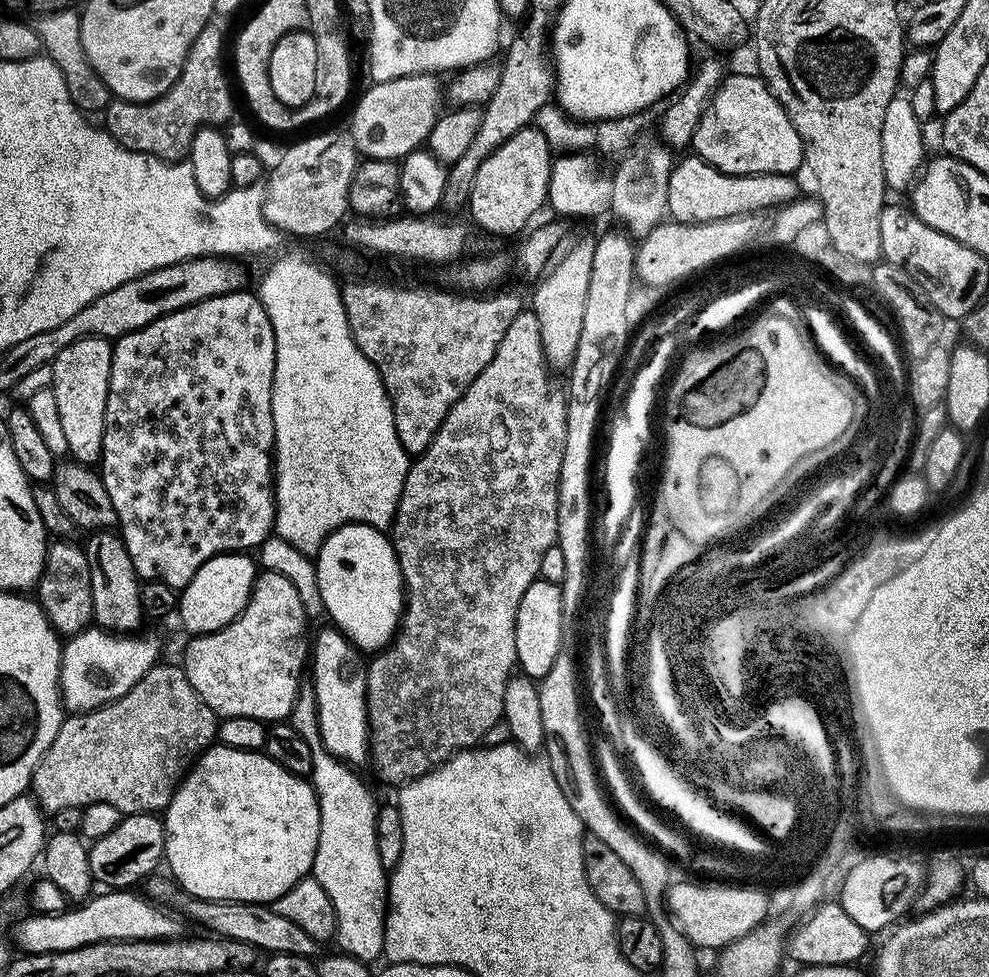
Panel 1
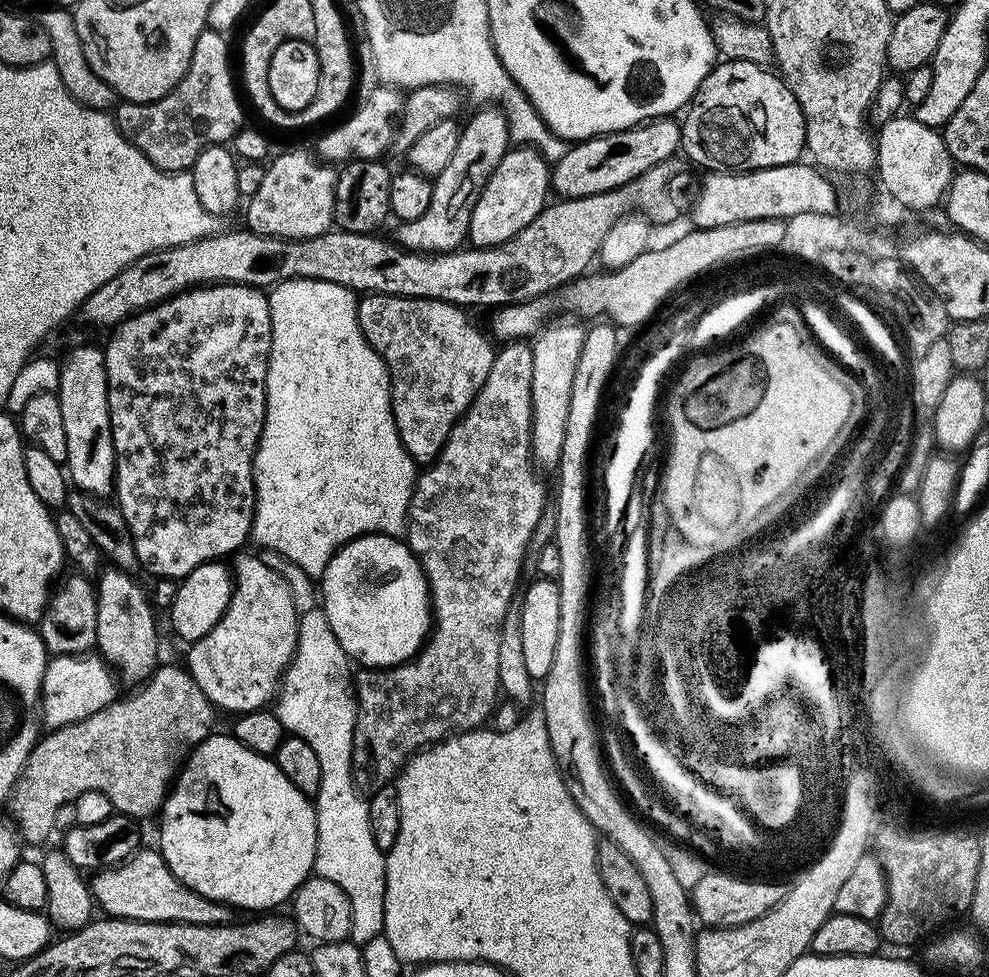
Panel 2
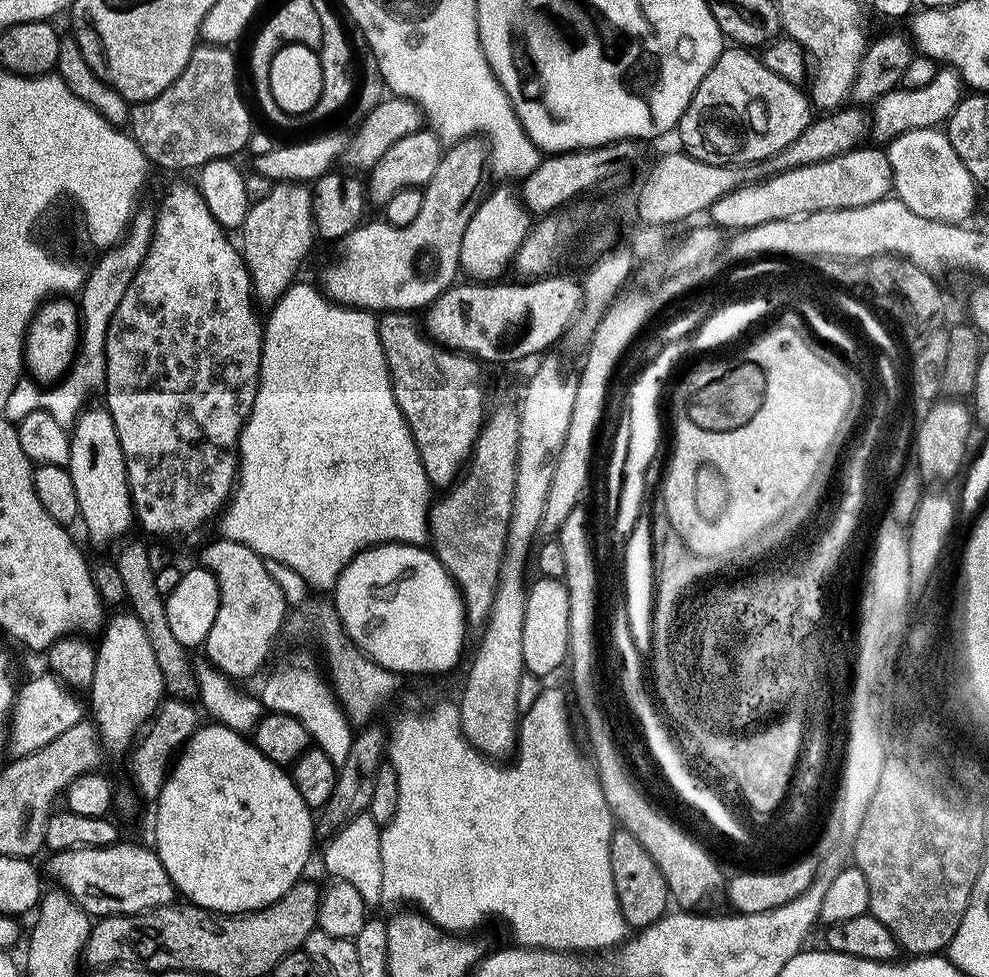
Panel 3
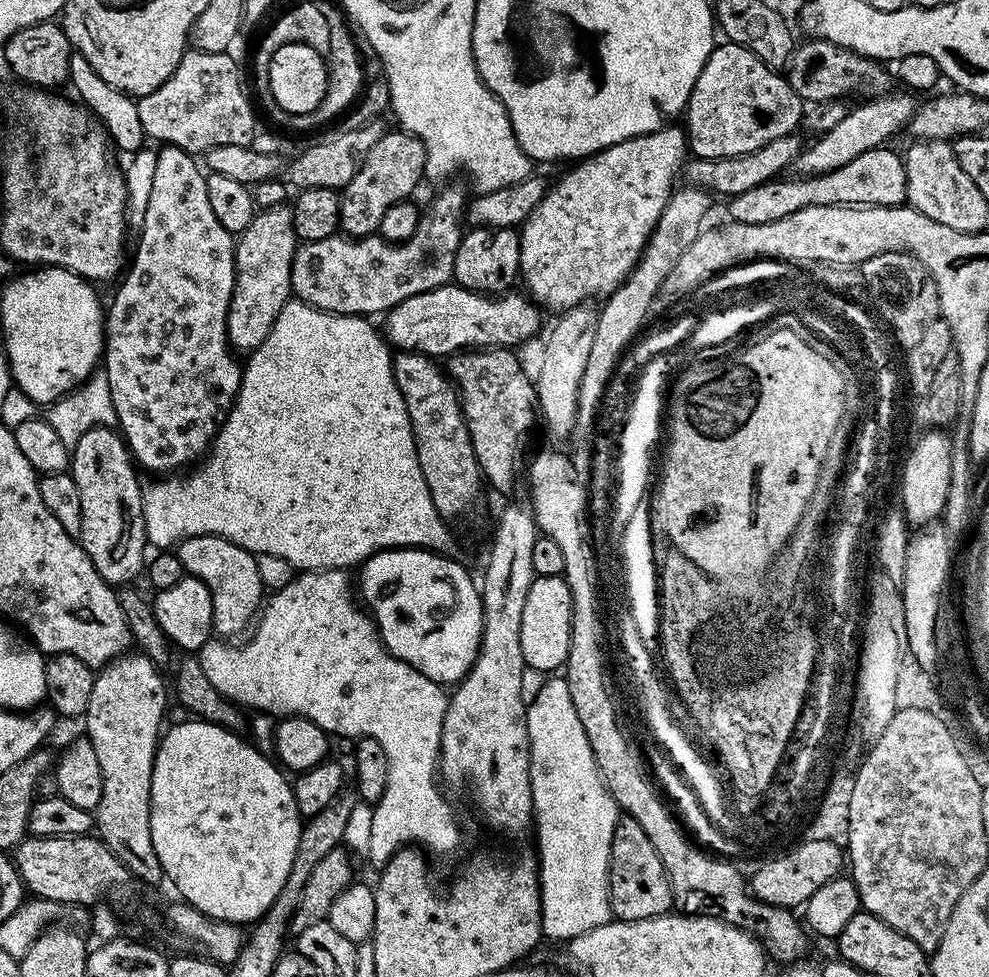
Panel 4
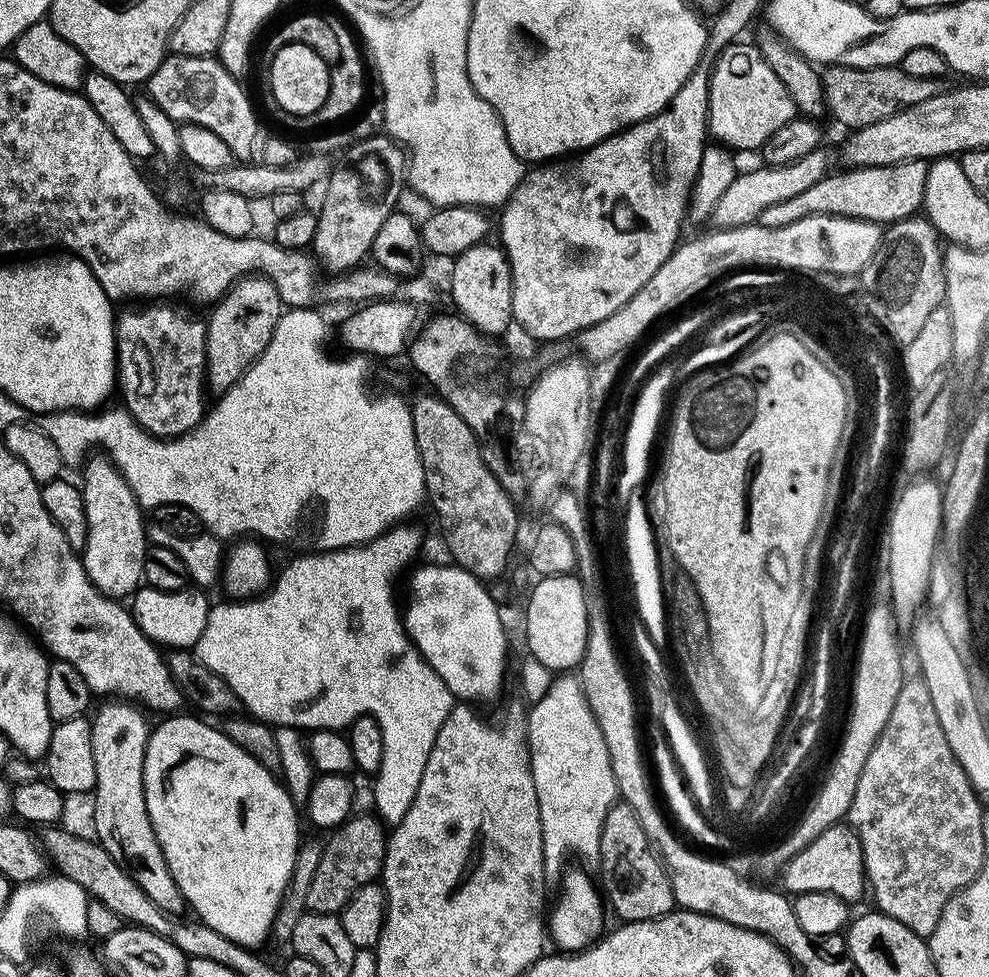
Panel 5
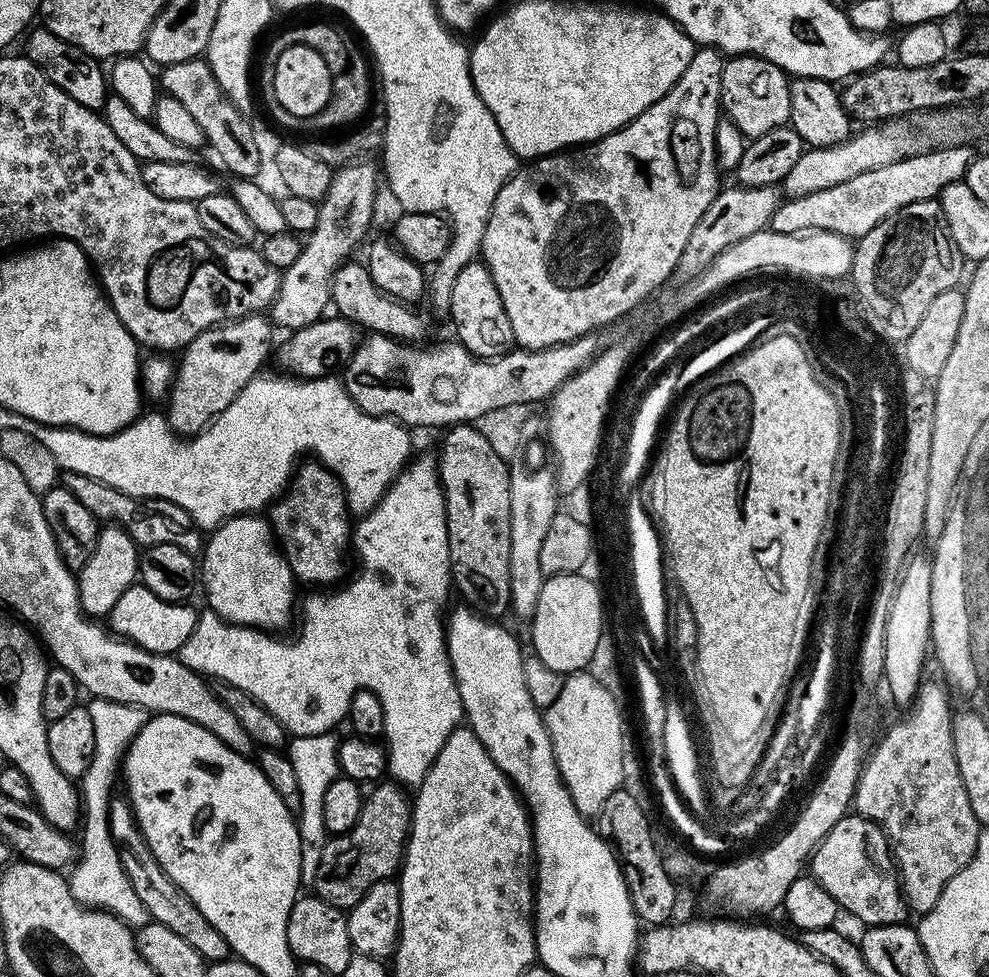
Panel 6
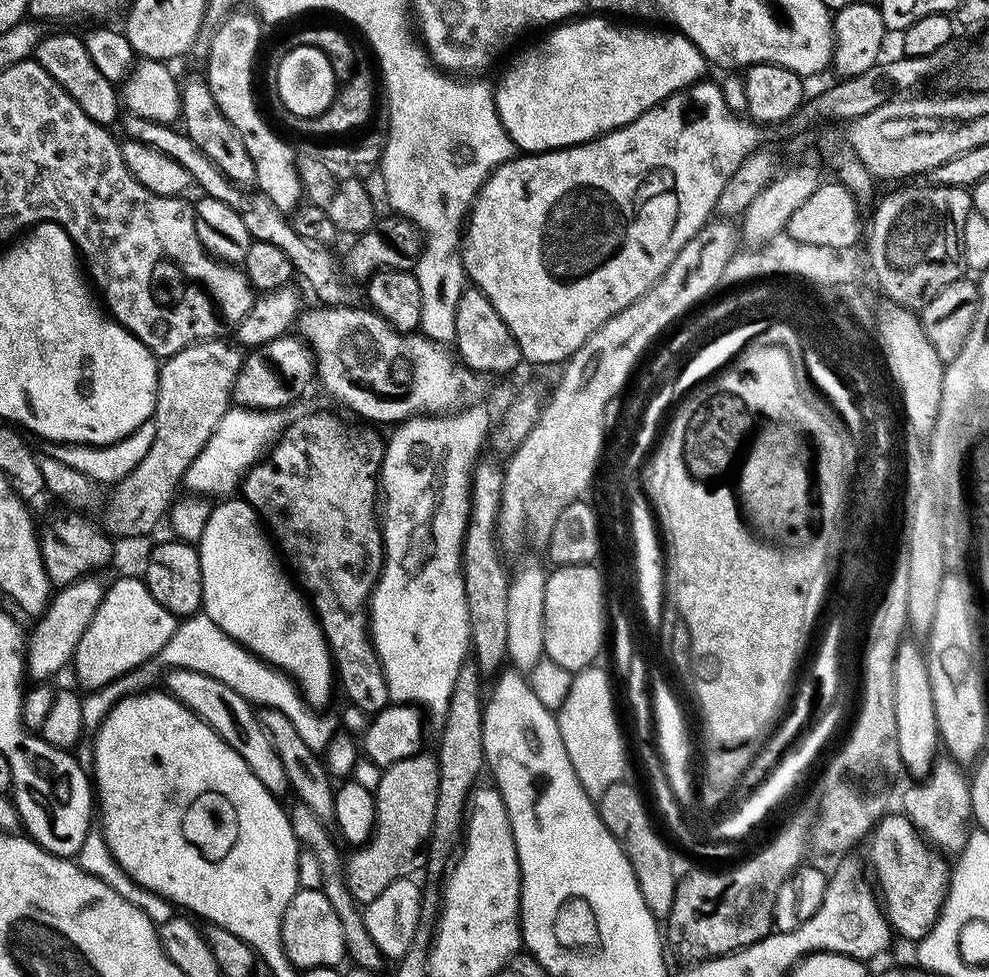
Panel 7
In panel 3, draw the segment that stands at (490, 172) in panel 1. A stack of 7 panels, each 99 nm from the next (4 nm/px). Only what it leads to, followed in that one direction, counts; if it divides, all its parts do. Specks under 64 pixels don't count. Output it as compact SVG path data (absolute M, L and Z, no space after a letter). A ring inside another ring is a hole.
M496 186L487 193L474 210L466 234L462 234L462 254L460 272L476 282L497 281L504 271L509 271L517 250L522 246L526 234L531 230L534 220L522 203L522 196L512 186Z

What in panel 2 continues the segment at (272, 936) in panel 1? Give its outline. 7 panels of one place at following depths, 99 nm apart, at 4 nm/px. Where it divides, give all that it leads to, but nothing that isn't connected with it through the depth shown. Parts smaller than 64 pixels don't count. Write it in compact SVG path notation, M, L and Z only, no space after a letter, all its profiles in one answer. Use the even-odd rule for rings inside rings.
M147 846L141 847L131 856L129 860L124 860L120 864L115 864L112 868L99 869L91 877L90 887L93 901L98 905L101 913L118 920L137 920L138 922L166 922L167 924L189 924L190 926L218 926L219 924L230 924L234 920L234 912L227 904L220 904L216 900L206 898L198 894L198 890L190 890L181 880L170 870L170 866L164 861L159 851L152 852Z

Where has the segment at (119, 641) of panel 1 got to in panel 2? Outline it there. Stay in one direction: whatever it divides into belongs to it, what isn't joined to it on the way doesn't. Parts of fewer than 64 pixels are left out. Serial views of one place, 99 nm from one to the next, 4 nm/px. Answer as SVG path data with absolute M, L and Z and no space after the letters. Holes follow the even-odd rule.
M96 654L83 656L52 656L42 674L40 687L40 714L45 729L70 726L70 722L82 722L90 714L98 714L113 700L117 699L117 677L113 669Z

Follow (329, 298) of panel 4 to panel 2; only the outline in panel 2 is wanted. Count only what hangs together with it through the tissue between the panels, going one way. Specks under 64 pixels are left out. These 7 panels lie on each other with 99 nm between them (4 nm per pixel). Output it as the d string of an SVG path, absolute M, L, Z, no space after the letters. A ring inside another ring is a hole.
M484 106L468 121L463 121L458 146L446 170L434 178L430 210L422 214L422 218L409 220L399 225L395 239L400 247L409 252L454 252L468 240L470 218L490 174L502 162L510 147L508 135L508 119L496 106Z

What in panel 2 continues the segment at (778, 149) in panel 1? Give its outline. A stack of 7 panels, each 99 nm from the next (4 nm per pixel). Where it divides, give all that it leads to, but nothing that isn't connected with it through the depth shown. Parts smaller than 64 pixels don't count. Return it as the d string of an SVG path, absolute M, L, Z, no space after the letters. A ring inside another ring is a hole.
M724 60L709 72L692 97L691 104L687 105L680 125L680 147L683 155L697 169L700 167L703 170L751 172L753 168L795 164L805 155L804 115L798 106L798 98L794 98L788 85L775 71L768 71L772 70L762 64Z

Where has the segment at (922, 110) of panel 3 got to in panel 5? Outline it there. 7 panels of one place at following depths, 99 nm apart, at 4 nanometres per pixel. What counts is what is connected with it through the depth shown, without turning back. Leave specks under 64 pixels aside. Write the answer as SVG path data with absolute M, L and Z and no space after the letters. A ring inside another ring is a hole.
M819 148L806 154L806 157L796 160L794 163L759 166L746 173L737 173L737 176L730 184L729 189L722 194L721 201L718 202L710 217L714 222L715 229L741 228L743 225L755 223L762 212L768 206L775 203L786 202L789 198L794 198L797 194L802 194L811 186L820 181L829 173L828 156L825 149Z

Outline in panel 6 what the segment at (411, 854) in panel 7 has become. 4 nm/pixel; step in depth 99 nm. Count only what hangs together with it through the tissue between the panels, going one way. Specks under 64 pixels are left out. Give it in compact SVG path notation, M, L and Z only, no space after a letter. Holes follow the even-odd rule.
M380 782L371 793L365 795L364 805L358 814L358 822L349 832L333 835L325 842L318 864L314 885L315 895L330 902L330 906L347 910L355 906L374 886L374 882L395 877L404 860L404 848L408 845L408 828L412 824L412 805L403 787L396 782Z

